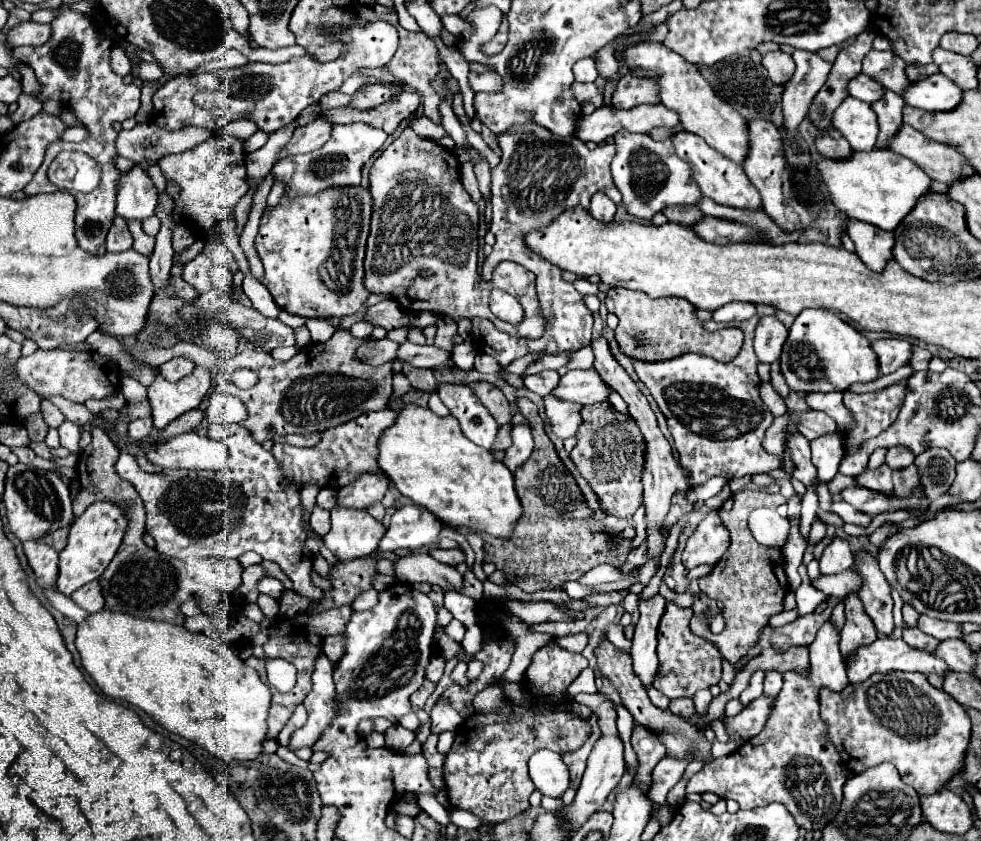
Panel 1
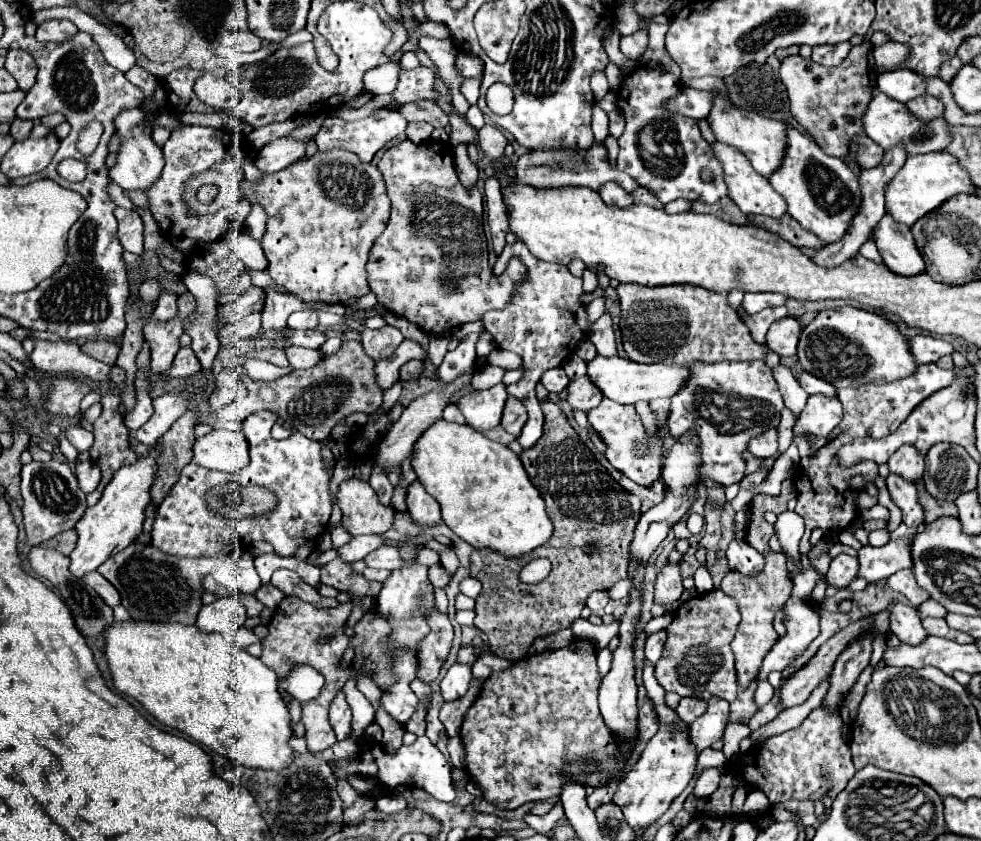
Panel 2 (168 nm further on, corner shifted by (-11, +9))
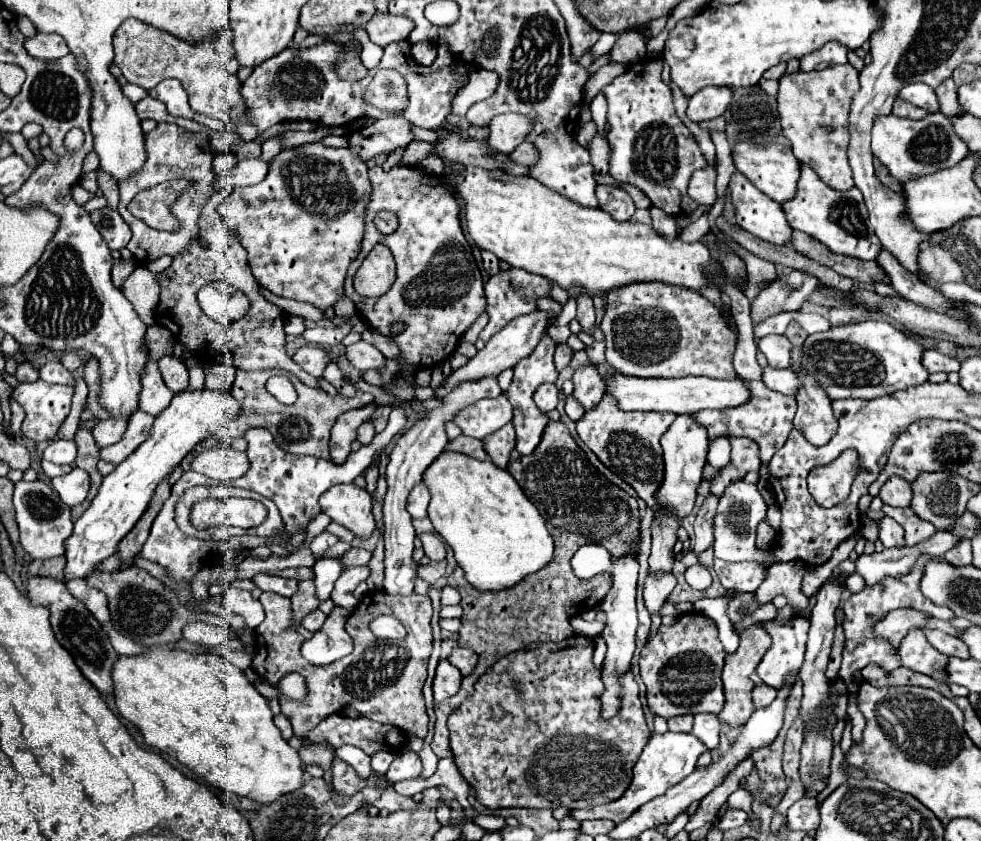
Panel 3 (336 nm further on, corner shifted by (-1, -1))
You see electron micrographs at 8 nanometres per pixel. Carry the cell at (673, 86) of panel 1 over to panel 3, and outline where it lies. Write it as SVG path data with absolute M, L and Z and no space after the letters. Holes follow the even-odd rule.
M737 144L733 150L733 162L741 174L749 178L763 194L773 198L775 202L783 204L795 196L795 186L799 180L799 162L791 152L791 146L785 144L769 144L767 146L753 146L753 144Z

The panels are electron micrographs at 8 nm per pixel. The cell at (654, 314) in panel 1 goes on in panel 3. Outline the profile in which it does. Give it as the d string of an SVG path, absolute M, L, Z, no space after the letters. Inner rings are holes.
M637 282L623 286L623 290L611 290L607 296L601 330L607 340L607 362L621 374L639 378L679 378L691 374L725 380L737 378L731 364L735 334L731 328L727 328L719 310L695 290L683 290L683 286L663 286L661 282Z

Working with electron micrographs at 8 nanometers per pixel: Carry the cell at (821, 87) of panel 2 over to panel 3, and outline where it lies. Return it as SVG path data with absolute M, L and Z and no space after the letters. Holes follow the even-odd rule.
M841 64L841 66L829 66L821 72L795 72L789 76L783 76L779 80L779 118L781 118L781 128L783 136L791 142L793 154L801 164L811 166L819 178L835 188L835 190L851 190L853 176L851 168L847 162L847 144L849 144L849 106L853 94L859 90L859 72L851 64Z

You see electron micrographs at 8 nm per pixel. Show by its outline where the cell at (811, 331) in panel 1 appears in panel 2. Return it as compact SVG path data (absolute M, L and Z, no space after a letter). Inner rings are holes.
M853 306L817 312L817 316L801 332L797 358L805 372L833 384L835 388L857 388L871 382L885 384L905 378L917 368L909 352L907 338L893 322Z

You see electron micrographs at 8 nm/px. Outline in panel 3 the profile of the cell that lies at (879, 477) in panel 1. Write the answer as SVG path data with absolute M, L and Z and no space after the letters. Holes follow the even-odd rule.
M885 504L883 512L905 528L905 542L907 542L907 546L915 546L915 544L931 538L931 534L937 532L935 526L931 526L931 522L921 520L911 508L891 508L891 506Z

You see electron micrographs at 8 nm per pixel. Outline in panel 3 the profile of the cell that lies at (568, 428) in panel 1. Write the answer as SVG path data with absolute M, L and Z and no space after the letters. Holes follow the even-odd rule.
M589 364L589 366L577 368L573 374L573 382L575 382L573 396L583 404L585 410L593 410L605 394L603 378L599 376L597 366Z

